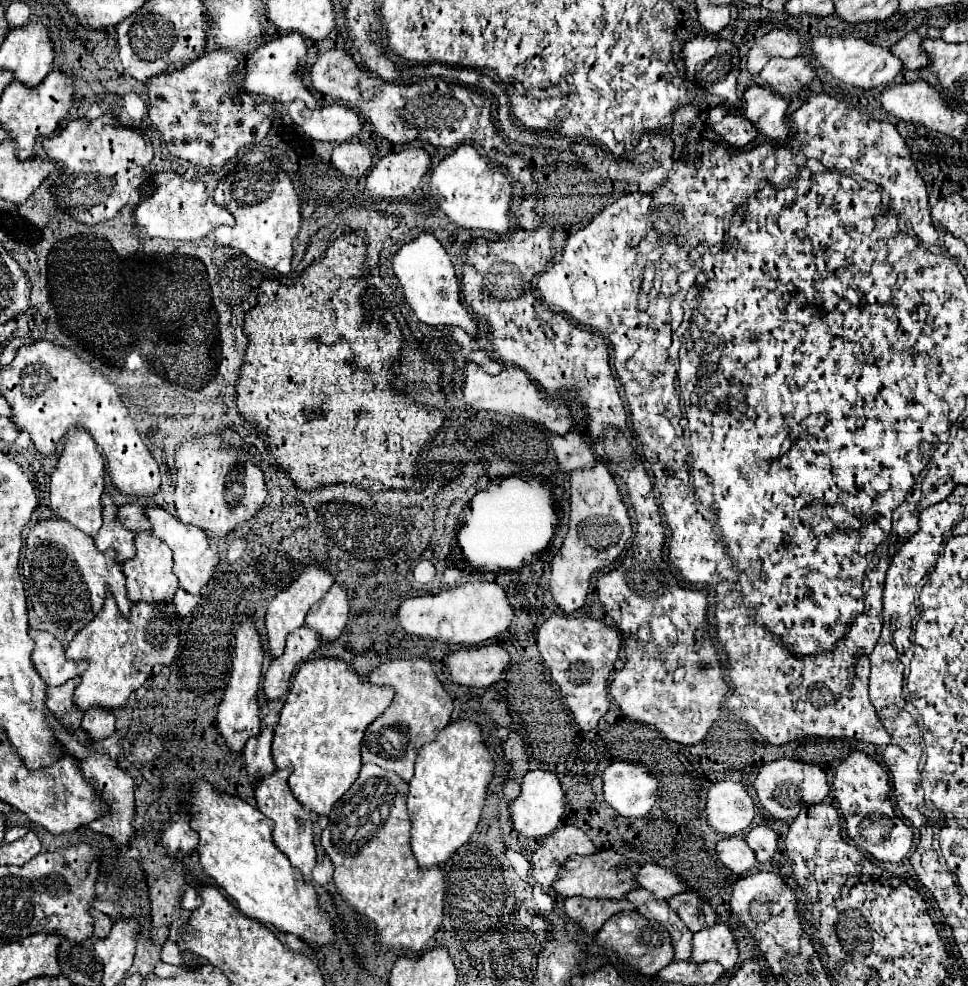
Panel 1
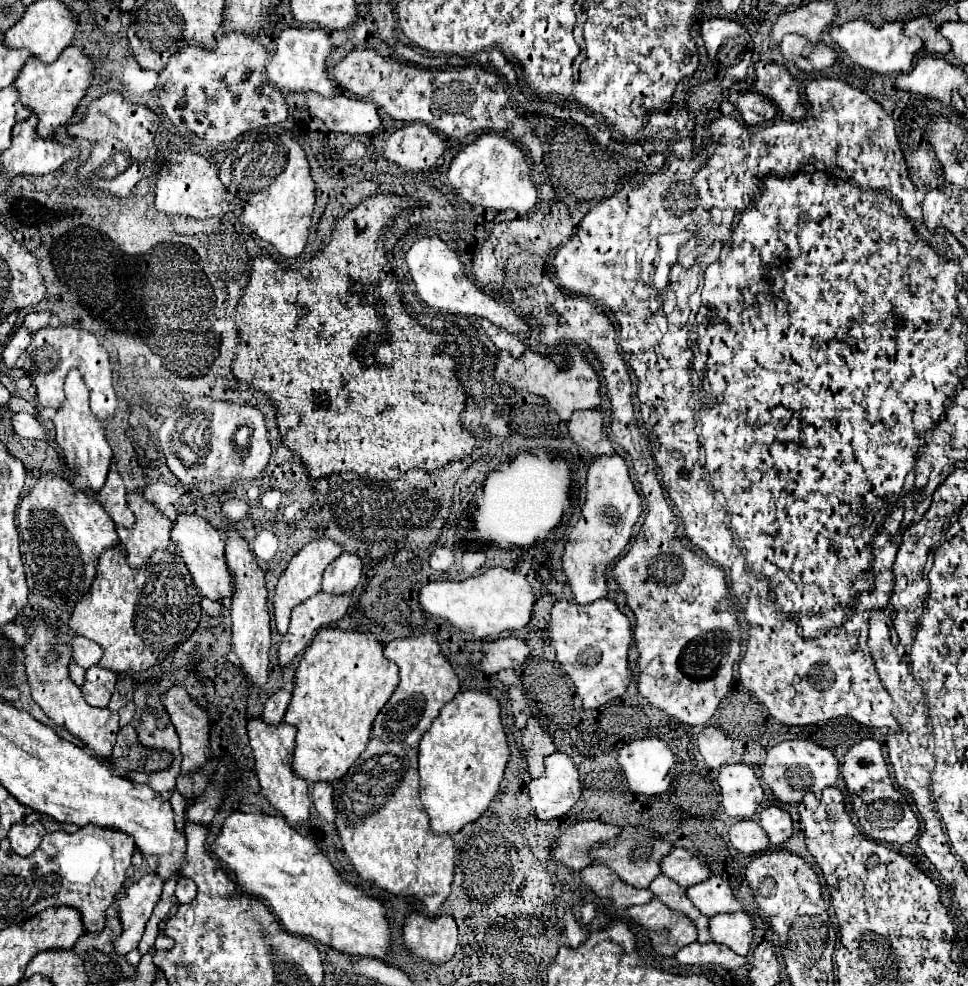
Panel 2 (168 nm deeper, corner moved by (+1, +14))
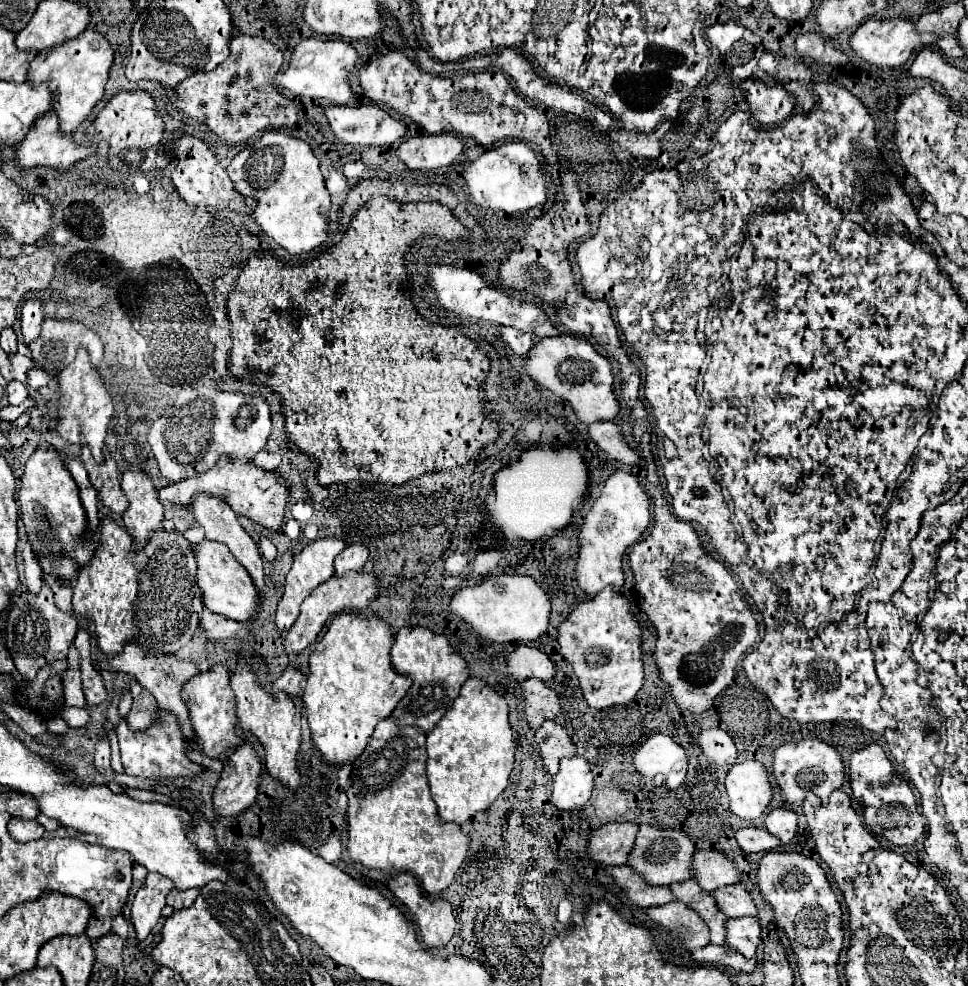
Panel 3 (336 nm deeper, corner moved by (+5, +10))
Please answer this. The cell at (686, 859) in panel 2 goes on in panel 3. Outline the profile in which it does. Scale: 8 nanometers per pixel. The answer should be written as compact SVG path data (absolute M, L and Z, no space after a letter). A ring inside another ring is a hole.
M698 850L694 854L692 866L694 866L694 872L698 876L700 888L706 892L712 892L716 888L740 882L740 872L722 852Z

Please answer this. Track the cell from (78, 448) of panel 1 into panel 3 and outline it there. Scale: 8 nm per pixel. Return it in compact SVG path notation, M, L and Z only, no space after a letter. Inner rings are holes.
M80 348L76 354L76 360L70 362L60 372L60 392L62 392L62 398L60 398L60 408L58 408L58 414L60 414L58 428L56 428L58 434L64 440L78 444L78 446L80 446L80 440L86 438L90 450L94 452L96 462L102 464L104 462L104 458L102 458L104 436L108 430L108 422L112 418L112 398L110 398L108 390L104 388L100 372L96 368L92 368L90 354L84 348Z

